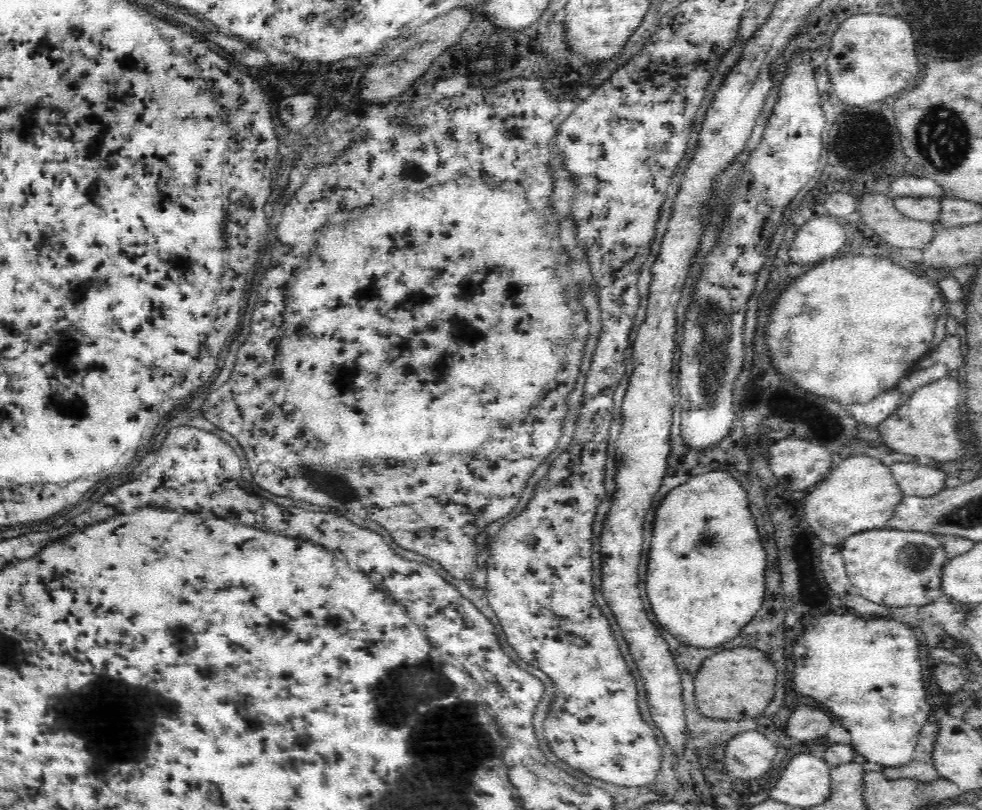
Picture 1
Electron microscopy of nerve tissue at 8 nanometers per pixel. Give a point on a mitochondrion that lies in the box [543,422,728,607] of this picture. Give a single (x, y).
(705, 539)

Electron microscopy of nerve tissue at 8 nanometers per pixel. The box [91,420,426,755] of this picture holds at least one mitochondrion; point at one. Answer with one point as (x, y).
(334, 484)

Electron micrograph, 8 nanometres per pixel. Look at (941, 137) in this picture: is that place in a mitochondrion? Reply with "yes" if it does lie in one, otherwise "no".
yes

